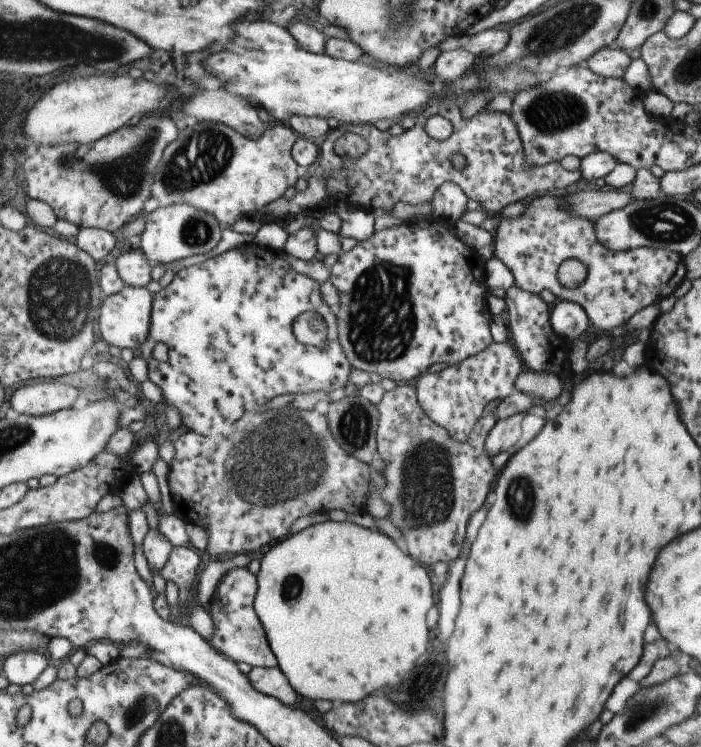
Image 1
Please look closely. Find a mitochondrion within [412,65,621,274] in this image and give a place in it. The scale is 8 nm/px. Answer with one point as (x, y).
(559, 110)

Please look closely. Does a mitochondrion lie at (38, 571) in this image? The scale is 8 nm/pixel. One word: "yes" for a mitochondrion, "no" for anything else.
yes

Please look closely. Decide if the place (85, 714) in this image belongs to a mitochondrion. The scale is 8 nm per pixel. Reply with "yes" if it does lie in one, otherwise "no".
no

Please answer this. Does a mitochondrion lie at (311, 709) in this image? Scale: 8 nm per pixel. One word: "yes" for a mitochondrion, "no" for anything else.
no

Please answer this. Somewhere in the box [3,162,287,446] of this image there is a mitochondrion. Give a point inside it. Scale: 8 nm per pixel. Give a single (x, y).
(59, 295)

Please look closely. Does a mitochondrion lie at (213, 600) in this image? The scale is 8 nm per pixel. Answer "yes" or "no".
no

